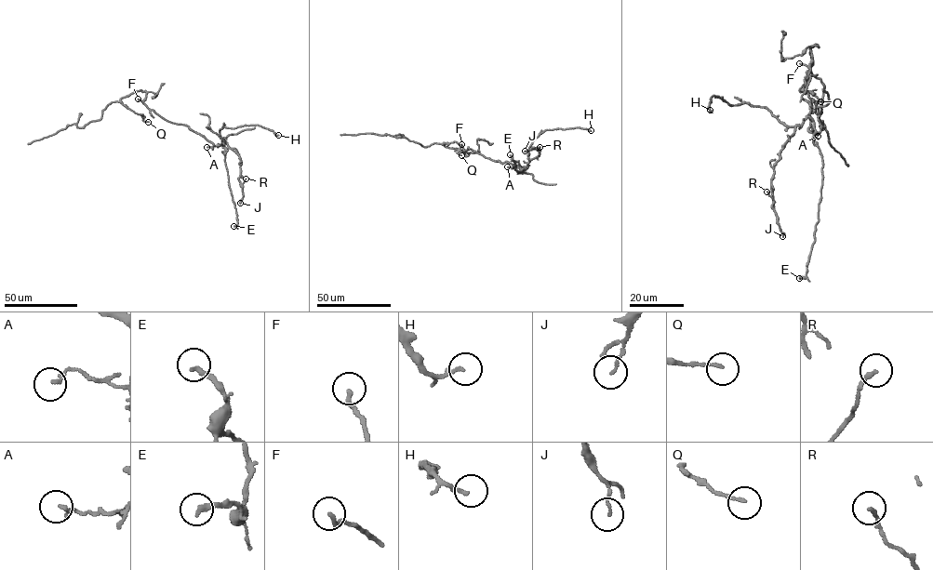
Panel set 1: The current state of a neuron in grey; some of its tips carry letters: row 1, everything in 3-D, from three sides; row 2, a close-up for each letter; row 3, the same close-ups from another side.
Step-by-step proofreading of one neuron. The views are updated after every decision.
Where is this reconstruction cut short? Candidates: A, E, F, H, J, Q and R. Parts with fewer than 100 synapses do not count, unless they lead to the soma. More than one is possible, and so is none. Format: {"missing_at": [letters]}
{"missing_at": []}

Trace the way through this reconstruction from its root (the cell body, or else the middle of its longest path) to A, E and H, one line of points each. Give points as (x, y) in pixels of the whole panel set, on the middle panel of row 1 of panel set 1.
A: (476, 152), (496, 161), (515, 164), (507, 166)
E: (476, 152), (496, 161), (515, 164), (515, 167), (525, 169), (518, 172), (514, 169), (510, 154)
H: (476, 152), (525, 169), (532, 141), (545, 130), (579, 127), (591, 130)

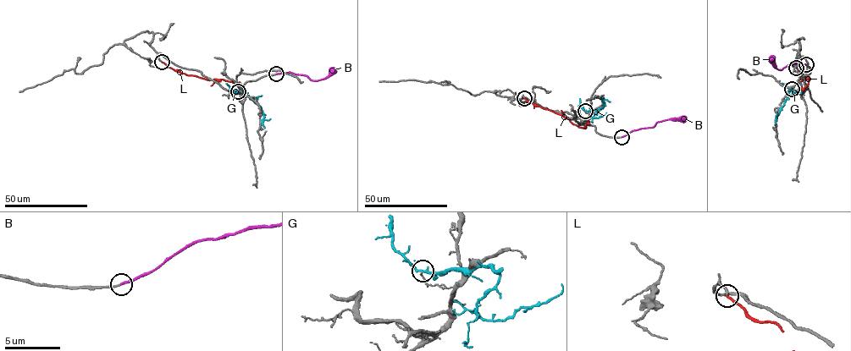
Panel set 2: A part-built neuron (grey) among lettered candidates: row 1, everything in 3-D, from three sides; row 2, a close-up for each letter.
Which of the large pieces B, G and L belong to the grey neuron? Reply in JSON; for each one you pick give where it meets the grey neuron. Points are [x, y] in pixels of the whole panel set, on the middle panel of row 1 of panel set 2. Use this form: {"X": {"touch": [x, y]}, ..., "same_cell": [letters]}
{"B": {"touch": [621, 137]}, "L": {"touch": [524, 98]}, "same_cell": ["B", "L"]}

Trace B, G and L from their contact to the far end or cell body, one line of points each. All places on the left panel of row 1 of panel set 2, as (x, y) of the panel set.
B: (276, 74), (291, 73), (316, 80), (327, 78), (335, 68)
G: (238, 91), (245, 93), (261, 107), (265, 128)
L: (162, 62), (187, 75), (233, 82), (245, 91)

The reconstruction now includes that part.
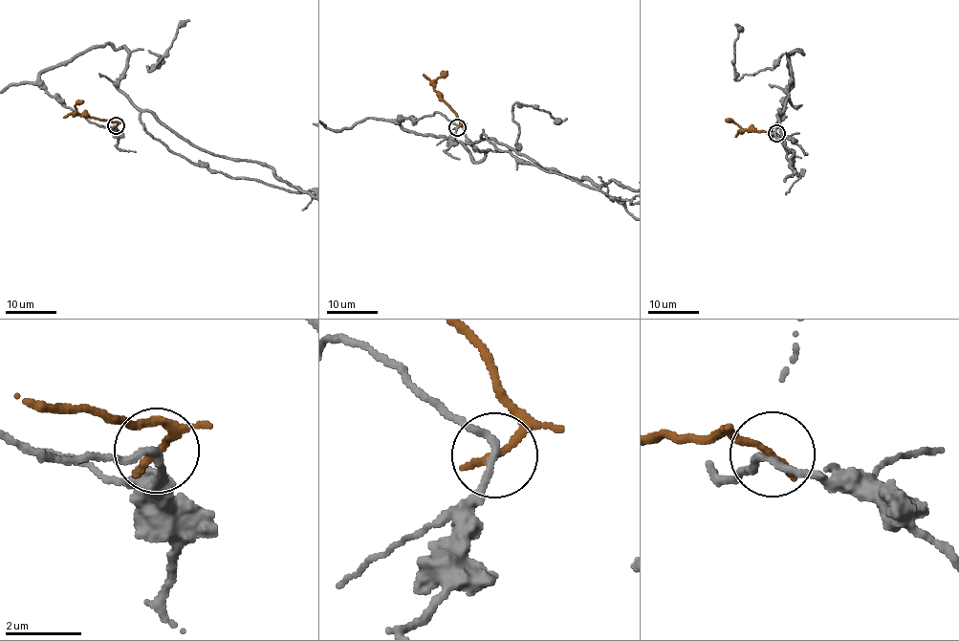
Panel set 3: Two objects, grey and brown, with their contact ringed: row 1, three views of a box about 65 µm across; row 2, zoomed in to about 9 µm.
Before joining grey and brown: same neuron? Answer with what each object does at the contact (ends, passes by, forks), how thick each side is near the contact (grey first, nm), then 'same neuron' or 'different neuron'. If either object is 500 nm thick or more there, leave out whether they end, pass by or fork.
grey passes by; brown ends; calibres 180 and 240 nm; different neuron

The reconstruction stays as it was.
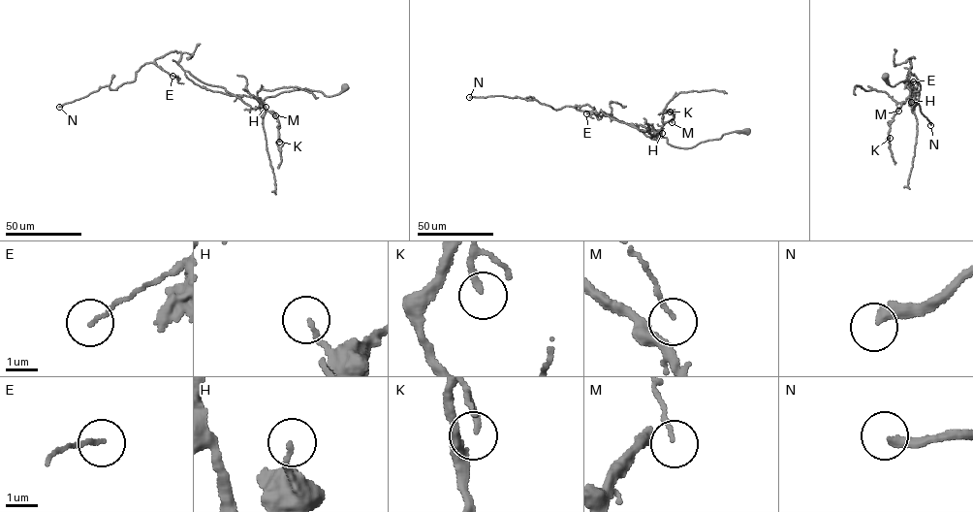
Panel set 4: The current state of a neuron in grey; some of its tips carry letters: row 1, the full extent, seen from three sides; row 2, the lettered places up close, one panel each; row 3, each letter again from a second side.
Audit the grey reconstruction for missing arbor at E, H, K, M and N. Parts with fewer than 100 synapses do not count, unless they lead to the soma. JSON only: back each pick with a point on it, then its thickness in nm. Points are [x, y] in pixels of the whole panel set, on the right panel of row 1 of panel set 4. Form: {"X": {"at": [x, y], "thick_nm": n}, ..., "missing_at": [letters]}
{"N": {"at": [930, 125], "thick_nm": 320}, "missing_at": ["N"]}

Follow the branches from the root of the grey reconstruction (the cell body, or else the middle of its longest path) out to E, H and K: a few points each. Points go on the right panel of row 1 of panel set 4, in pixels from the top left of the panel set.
E: (884, 76), (893, 86), (920, 83), (915, 106), (907, 77), (913, 57), (903, 82), (913, 81)
H: (884, 76), (893, 86), (920, 83), (916, 105), (909, 104), (917, 92), (918, 100), (911, 102)
K: (884, 76), (892, 86), (906, 80), (921, 86), (914, 92), (916, 105), (908, 97), (894, 115), (890, 138)

